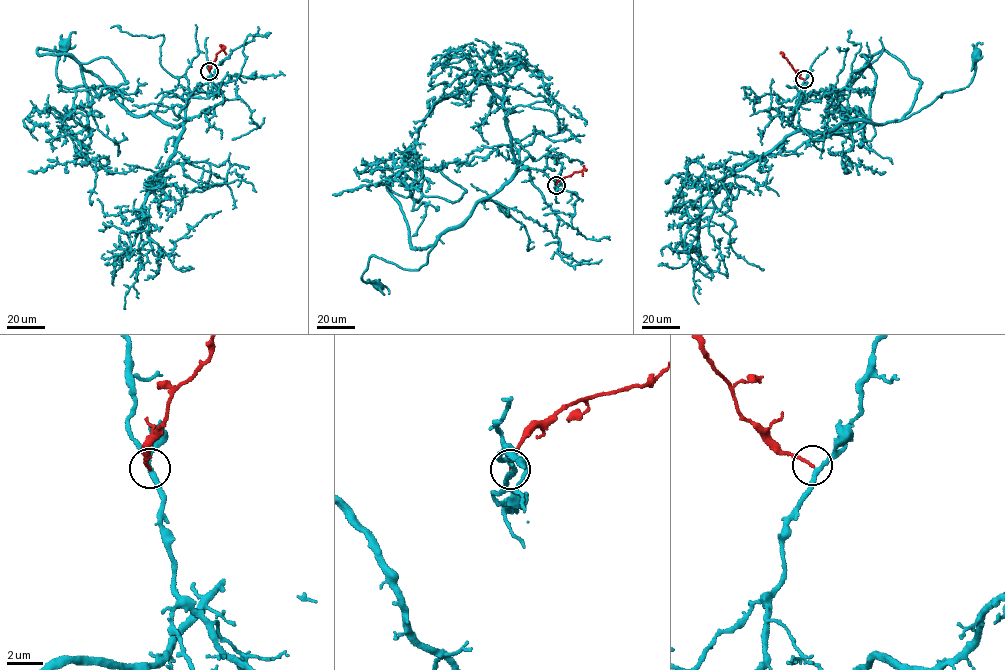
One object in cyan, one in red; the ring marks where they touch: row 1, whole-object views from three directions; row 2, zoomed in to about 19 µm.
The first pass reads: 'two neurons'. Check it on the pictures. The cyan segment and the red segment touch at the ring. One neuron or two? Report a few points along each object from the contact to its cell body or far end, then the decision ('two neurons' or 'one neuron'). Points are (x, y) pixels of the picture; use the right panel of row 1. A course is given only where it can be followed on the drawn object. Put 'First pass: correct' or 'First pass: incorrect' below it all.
cyan runs (804, 80), (788, 119), (797, 129), (886, 123), (964, 89), (977, 54); red runs (804, 79), (796, 73), (783, 53), (780, 53); one neuron
First pass: incorrect

